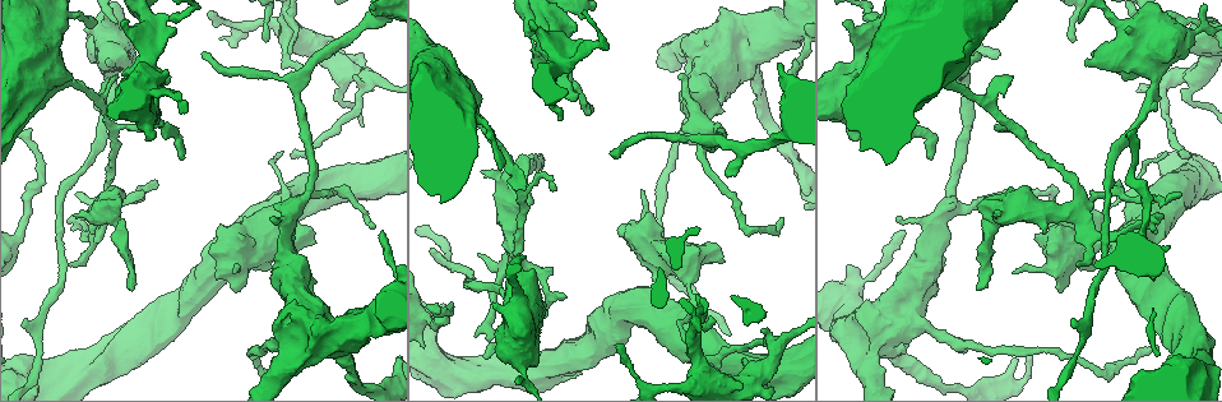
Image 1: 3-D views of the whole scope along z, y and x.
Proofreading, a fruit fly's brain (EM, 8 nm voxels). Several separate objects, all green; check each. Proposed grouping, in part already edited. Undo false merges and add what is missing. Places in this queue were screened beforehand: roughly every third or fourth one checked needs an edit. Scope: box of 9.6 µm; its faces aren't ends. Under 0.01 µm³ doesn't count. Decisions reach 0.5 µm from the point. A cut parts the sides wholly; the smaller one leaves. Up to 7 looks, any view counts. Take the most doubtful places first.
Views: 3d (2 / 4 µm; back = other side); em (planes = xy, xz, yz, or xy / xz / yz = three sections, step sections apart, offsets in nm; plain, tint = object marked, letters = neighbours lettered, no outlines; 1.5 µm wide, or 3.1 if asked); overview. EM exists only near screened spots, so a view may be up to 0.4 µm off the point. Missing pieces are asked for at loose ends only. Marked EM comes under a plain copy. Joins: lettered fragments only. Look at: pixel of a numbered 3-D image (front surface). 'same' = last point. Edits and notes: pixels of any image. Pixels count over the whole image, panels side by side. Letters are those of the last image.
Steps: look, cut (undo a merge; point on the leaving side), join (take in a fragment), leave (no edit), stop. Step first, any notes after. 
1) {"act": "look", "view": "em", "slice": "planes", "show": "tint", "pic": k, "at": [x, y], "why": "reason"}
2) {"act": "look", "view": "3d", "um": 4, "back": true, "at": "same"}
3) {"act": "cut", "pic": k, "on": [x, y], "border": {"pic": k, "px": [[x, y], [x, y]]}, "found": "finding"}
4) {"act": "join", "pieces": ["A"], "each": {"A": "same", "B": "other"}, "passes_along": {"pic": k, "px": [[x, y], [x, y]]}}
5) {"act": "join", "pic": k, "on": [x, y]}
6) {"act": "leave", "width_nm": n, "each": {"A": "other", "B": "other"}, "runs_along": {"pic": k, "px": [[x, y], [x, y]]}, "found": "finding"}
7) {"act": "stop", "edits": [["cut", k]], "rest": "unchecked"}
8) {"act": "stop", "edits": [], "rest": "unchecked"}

{"act": "look", "view": "3d", "um": 2, "pic": 1, "at": [32, 130], "why": "long arm stops here"}

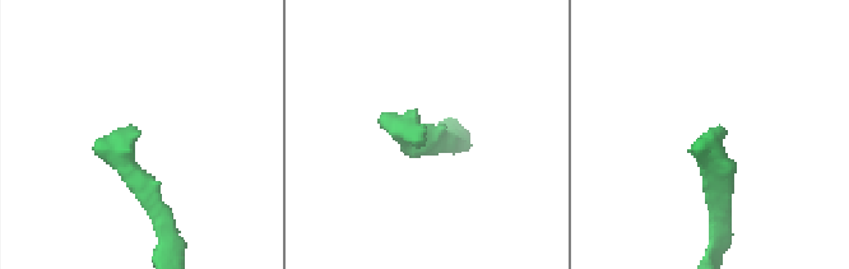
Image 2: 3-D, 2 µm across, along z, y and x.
{"act": "look", "view": "em", "slice": "planes", "show": "letters", "pic": 2, "at": [423, 124], "why": "now the EM"}

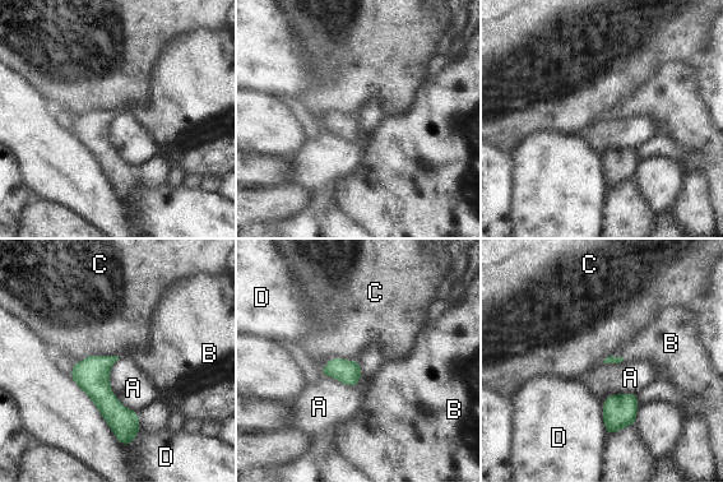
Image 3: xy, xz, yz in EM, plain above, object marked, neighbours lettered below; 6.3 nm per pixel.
{"act": "join", "pieces": ["B"], "each": {"A": "other", "B": "same", "C": "other", "D": "other"}, "passes_along": {"pic": 3, "px": [[621, 358], [620, 356], [657, 343]]}, "found": "the cell continues"}

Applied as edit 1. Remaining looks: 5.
{"act": "look", "view": "overview", "why": "redraw"}

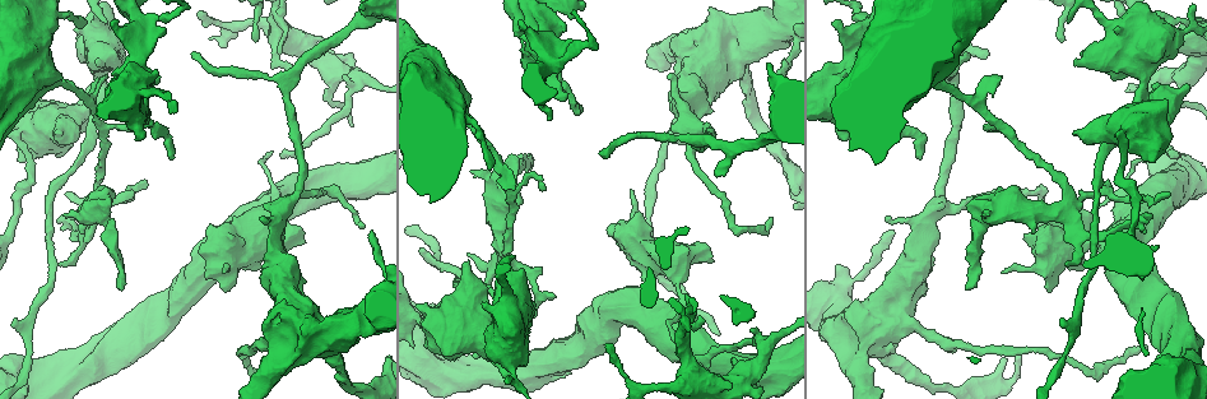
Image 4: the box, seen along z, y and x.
{"act": "look", "view": "3d", "um": 4, "pic": 4, "at": [835, 21], "why": "an open end"}

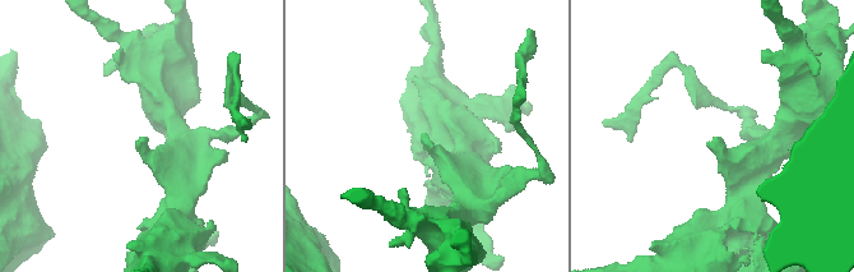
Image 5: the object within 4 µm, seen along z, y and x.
{"act": "look", "view": "em", "slice": "planes", "show": "letters", "pic": 5, "at": [423, 142], "why": "need the tissue"}

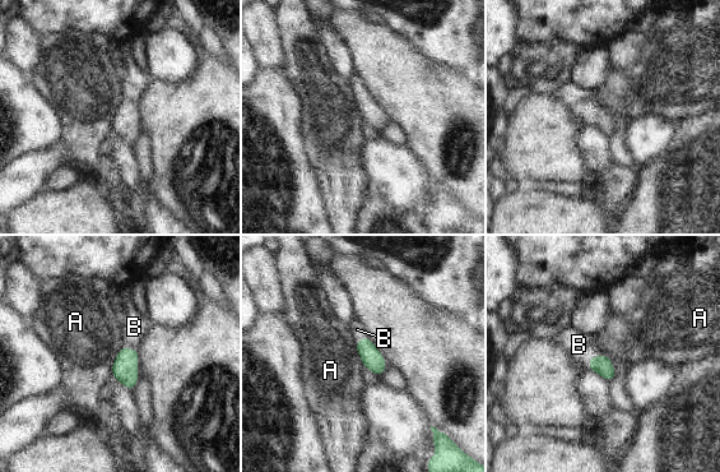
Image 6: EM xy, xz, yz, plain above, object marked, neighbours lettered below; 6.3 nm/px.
{"act": "join", "pieces": ["B"], "each": {"A": "other", "B": "same"}, "passes_along": {"pic": 6, "px": [[602, 365], [590, 357], [579, 345]]}, "found": "the cell continues"}

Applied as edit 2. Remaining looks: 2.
{"act": "stop", "edits": [["join", 3], ["join", 6]], "rest": "unchecked"}

